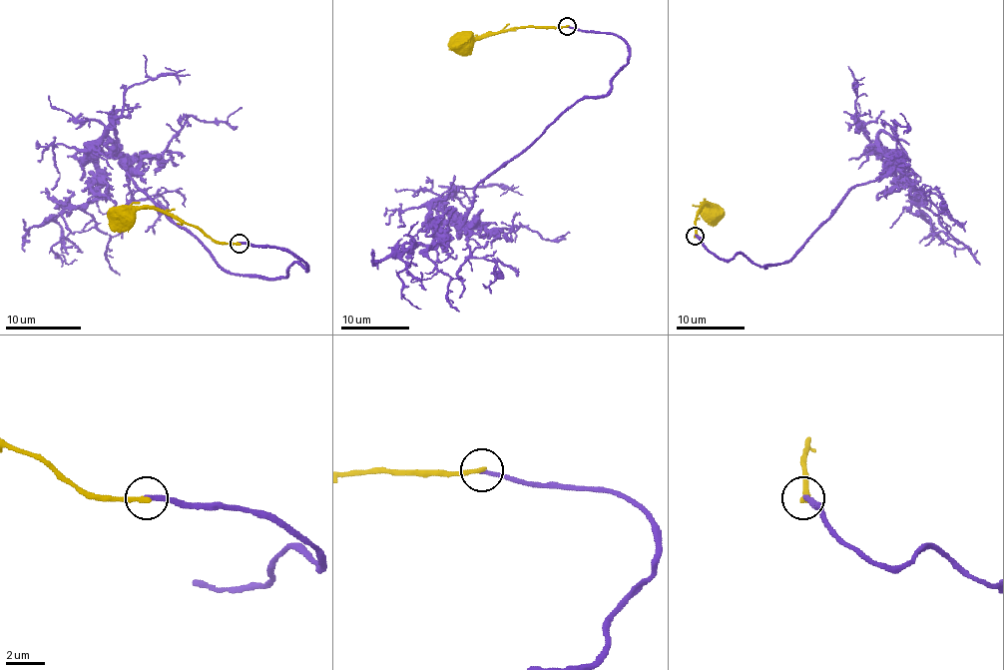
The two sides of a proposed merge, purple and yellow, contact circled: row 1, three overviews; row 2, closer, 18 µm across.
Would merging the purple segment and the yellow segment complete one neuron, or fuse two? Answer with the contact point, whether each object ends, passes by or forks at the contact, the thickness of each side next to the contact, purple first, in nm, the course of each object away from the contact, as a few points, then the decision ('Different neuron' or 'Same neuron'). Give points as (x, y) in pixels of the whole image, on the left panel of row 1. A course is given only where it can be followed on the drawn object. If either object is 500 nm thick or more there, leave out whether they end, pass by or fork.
Place: (239, 243). At the ring purple ends. At the ring yellow ends. Thickness 220 nm (purple) against 260 nm. Course of purple: (239, 243), (285, 248), (306, 269), (227, 273), (102, 153), (96, 197), (56, 218), (56, 258), (77, 260). Course of yellow: (239, 243), (214, 243), (199, 229), (153, 208), (130, 208), (117, 214), (108, 224). Same neuron

